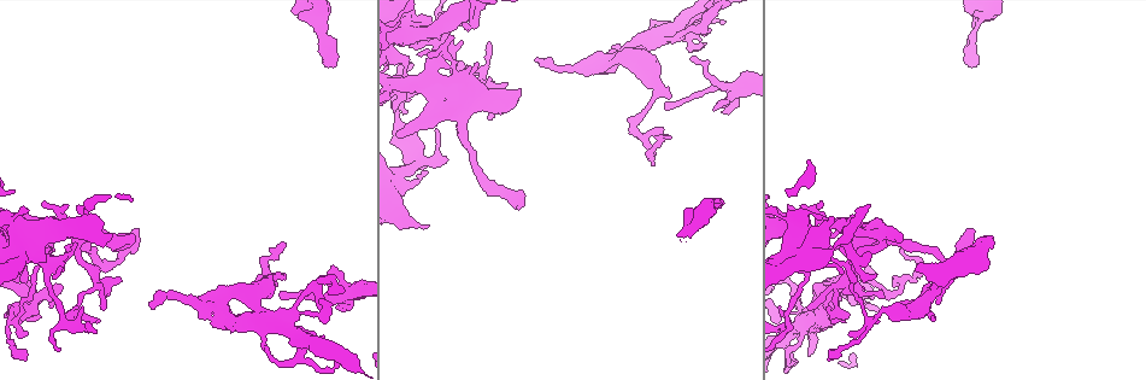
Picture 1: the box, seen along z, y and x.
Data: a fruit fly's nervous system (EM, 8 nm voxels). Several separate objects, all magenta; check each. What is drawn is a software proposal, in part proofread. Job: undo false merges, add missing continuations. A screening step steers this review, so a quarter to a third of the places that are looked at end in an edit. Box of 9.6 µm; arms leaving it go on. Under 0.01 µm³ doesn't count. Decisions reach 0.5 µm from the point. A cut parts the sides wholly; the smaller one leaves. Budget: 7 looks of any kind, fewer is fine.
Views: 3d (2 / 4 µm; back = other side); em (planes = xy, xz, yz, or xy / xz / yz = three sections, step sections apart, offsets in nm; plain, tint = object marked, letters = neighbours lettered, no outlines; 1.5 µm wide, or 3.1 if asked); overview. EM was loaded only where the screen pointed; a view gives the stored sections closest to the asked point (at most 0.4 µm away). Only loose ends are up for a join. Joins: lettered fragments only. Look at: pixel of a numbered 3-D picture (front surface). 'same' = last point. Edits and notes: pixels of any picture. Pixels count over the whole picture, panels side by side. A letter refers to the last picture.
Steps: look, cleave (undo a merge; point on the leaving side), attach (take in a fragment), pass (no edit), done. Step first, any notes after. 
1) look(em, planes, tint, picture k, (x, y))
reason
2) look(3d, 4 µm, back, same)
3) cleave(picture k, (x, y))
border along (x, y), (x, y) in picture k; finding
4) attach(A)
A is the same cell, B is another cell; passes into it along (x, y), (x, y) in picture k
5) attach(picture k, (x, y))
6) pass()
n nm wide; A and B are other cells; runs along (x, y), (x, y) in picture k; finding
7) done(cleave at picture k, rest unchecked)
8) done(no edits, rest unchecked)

look(3d, 4 µm, picture 1, (337, 307))
thin end

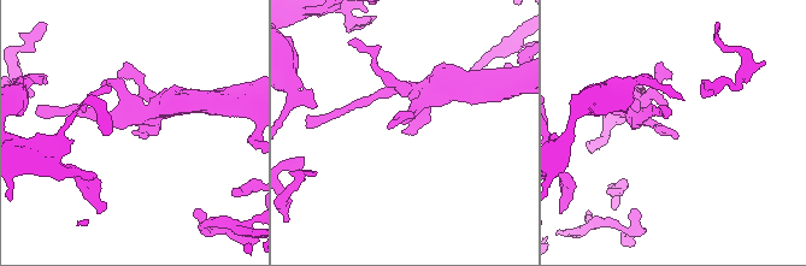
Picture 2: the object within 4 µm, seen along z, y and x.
look(em, yz, step 8, letters, picture 2, (133, 131))
shape alone is not enough

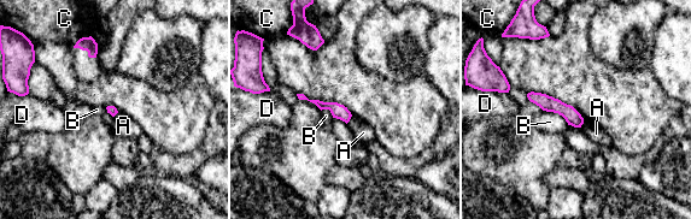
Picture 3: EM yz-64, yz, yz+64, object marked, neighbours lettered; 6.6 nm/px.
pass()
A, B, C and D are other cells; border along (543, 110), (557, 112), (568, 125) in picture 3; no lettered fragment goes on from it

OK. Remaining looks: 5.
look(em, planes, letters, picture 1, (401, 62))
thin arm on a thick one

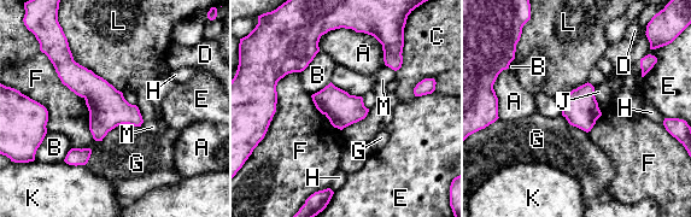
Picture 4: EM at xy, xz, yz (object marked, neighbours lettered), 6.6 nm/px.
pass()
A, B, C, D, E, F, G, H, J, K, L and M are other cells; border along (593, 87), (597, 103) in picture 4; all the same neuron

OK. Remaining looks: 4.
look(3d, 2 µm, picture 1, (521, 93))
thick end

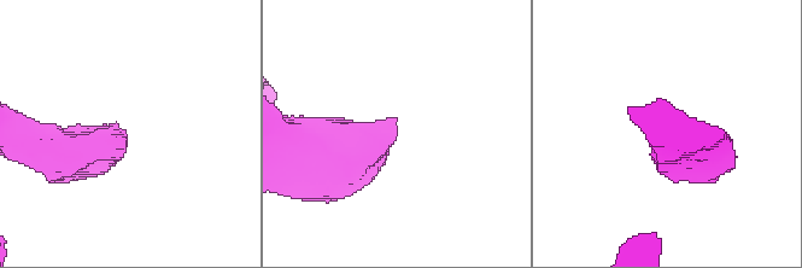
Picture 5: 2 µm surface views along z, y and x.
look(em, xz, step 8, tint, picture 5, (390, 122))
now the EM

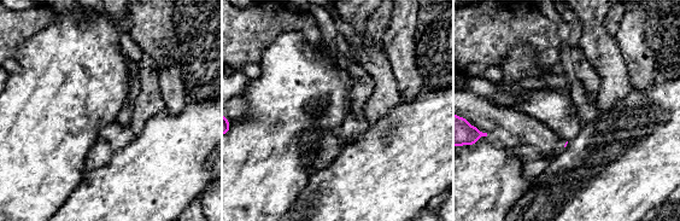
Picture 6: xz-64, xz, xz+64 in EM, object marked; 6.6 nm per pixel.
look(em, planes, letters, same)
another direction

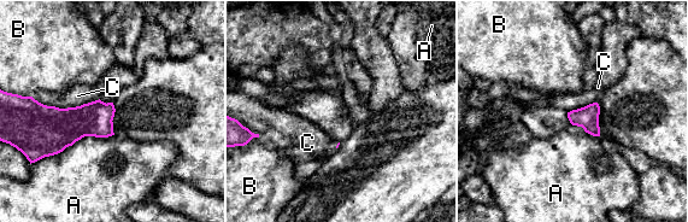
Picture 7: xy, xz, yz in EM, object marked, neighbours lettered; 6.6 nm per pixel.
pass()
A, B and C are other cells; no lettered fragment goes on from it

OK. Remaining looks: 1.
done(no edits, rest unchecked)

